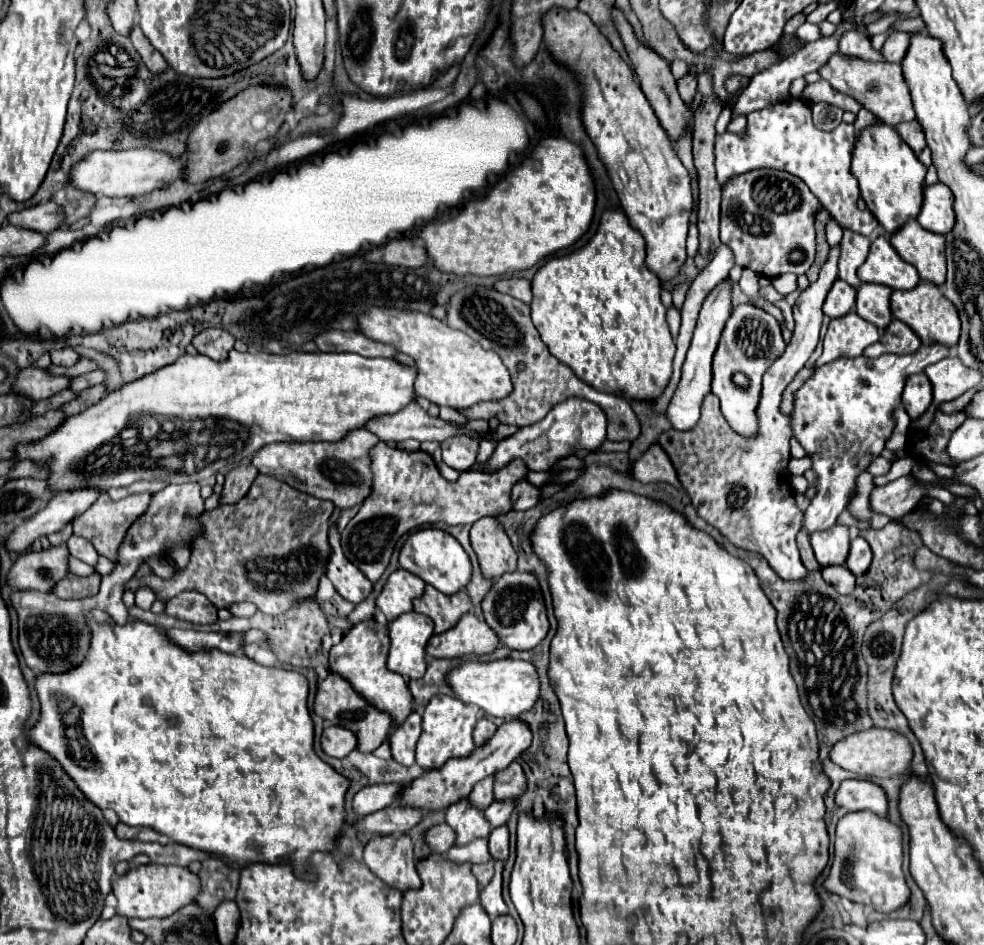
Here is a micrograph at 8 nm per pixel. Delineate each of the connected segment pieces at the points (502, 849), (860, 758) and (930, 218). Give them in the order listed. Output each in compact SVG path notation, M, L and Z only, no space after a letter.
M500 826L490 832L490 854L494 860L508 858L508 826Z
M870 728L870 730L856 732L856 734L848 736L846 740L840 740L832 748L830 758L834 764L858 774L860 778L892 778L892 776L900 776L900 774L910 772L914 752L912 752L908 738L904 738L900 732Z
M936 182L932 186L924 186L924 200L918 214L918 224L936 234L948 234L954 226L954 208L952 208L952 192L946 184Z

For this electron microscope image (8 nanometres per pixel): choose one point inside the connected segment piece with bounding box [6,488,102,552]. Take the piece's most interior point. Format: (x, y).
(65, 506)

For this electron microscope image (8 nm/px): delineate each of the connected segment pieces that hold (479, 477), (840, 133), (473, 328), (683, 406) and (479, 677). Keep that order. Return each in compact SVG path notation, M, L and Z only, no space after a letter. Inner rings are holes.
M378 442L372 448L372 474L374 490L372 496L364 500L360 512L348 522L340 534L342 550L370 580L378 580L392 556L392 550L402 534L408 530L444 520L446 524L474 524L484 516L500 516L512 510L510 492L516 480L526 480L528 468L522 460L512 460L512 464L496 472L468 470L460 474L456 482L448 482L438 472L432 456L418 450L406 452L390 448L386 442Z
M802 100L780 102L772 108L752 112L746 120L748 130L744 134L726 132L716 138L716 174L720 184L754 168L786 170L806 182L822 208L830 212L842 230L852 230L864 236L872 236L876 232L878 220L872 212L862 212L856 206L860 190L856 178L850 174L850 160L856 142L852 124L842 122L832 132L822 132L812 122L810 106Z
M468 286L460 292L456 292L448 304L448 320L446 320L452 328L466 332L470 338L474 338L480 346L484 346L486 350L494 350L504 366L508 368L510 376L512 376L512 384L514 384L514 392L500 400L500 402L480 402L474 404L466 410L460 410L460 414L468 416L468 418L484 418L490 420L492 416L496 416L502 424L518 424L518 426L530 426L540 422L550 408L554 408L556 404L568 400L568 398L582 398L582 400L590 400L594 404L598 404L606 418L608 418L608 440L612 442L620 442L620 440L636 440L640 434L640 424L636 414L632 412L630 404L622 398L616 396L608 396L606 392L598 392L590 386L586 386L584 382L580 382L574 372L564 366L562 362L558 362L548 346L540 340L538 330L534 328L532 320L530 320L530 306L526 306L524 302L506 296L502 292L496 292L494 288L484 288L484 286ZM518 364L524 364L524 370L518 370Z
M722 280L704 300L700 316L698 316L698 324L694 328L694 338L690 342L690 350L686 354L686 360L682 364L682 376L680 382L676 386L676 392L672 396L672 402L666 410L666 418L670 420L674 430L680 432L688 432L696 426L696 422L700 420L700 408L704 402L704 396L710 392L710 382L712 382L712 356L716 352L722 328L726 324L730 316L730 284L726 280Z
M494 660L494 662L464 662L460 668L452 670L448 674L450 688L454 694L466 702L476 704L482 708L488 716L502 716L506 720L514 720L520 714L528 712L536 700L540 698L540 682L538 672L530 662L524 660Z

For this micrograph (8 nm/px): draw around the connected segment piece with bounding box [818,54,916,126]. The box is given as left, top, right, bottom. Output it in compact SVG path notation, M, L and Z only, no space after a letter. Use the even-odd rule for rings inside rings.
M836 54L818 72L838 92L854 96L866 110L870 110L876 118L880 118L888 126L896 126L900 122L910 122L910 120L916 118L914 108L912 108L912 100L910 100L910 90L906 86L904 76L902 76L902 66L900 64L868 62L868 60L848 58L848 56Z

